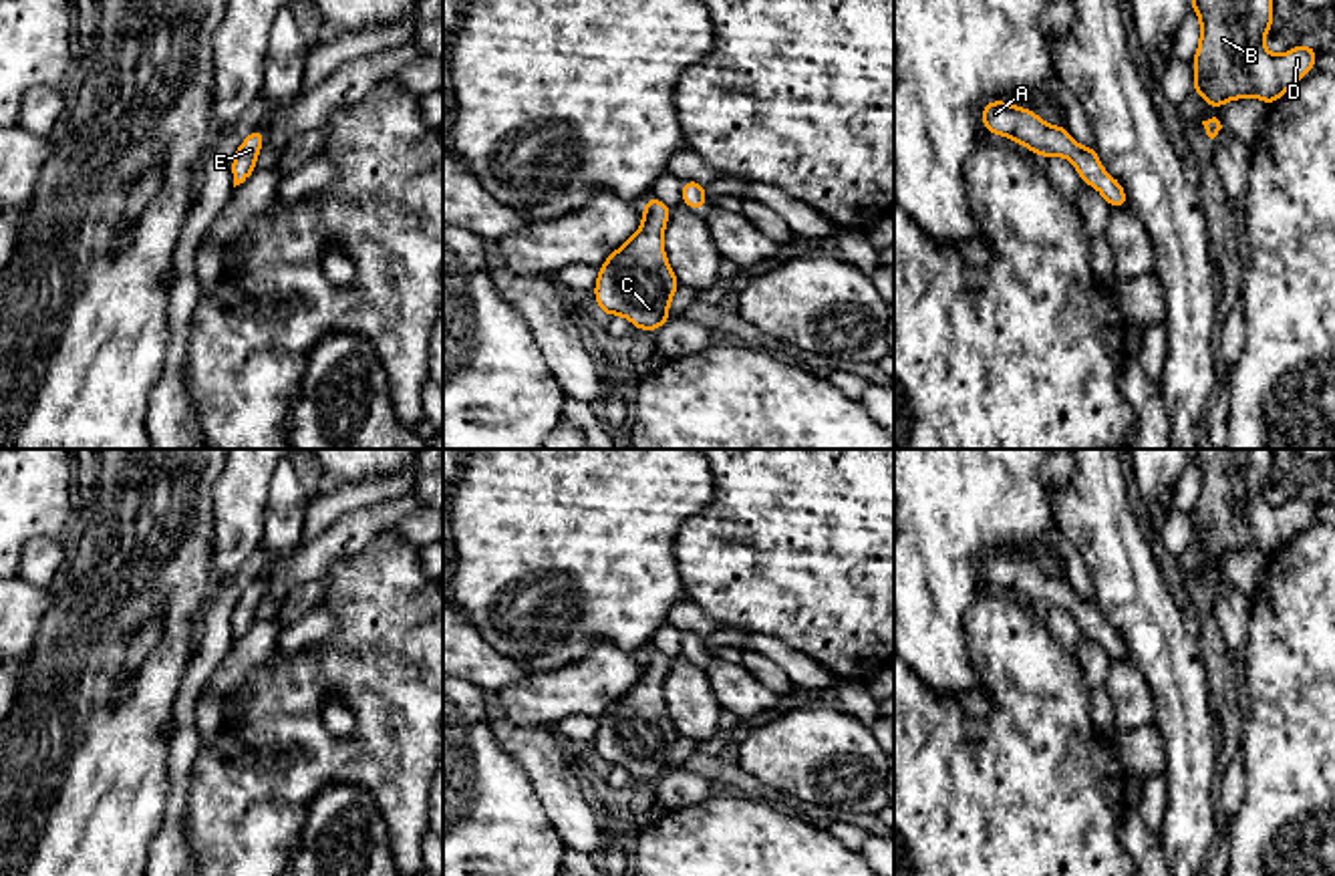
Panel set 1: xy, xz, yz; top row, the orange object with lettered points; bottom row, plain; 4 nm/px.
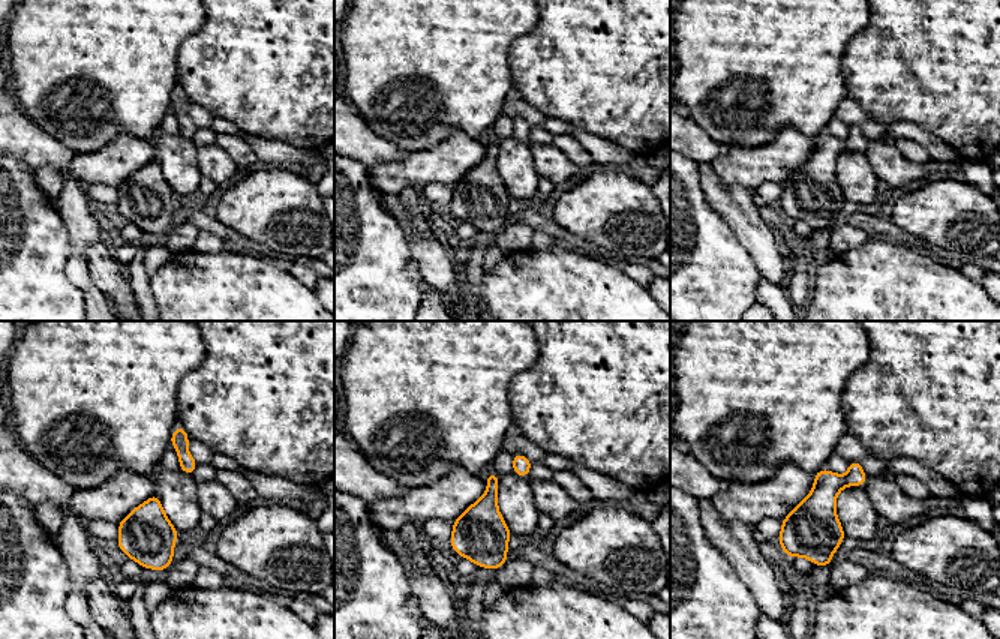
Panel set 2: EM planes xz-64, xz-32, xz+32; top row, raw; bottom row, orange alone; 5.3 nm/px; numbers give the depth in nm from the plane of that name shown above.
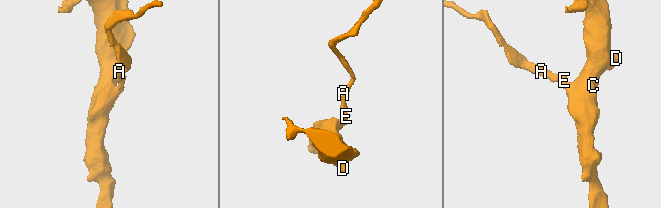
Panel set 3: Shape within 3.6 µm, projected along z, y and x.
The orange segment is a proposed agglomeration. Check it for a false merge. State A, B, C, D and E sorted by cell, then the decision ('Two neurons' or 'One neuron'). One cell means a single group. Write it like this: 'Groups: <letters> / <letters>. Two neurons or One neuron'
Groups: A B C D E. One neuron

